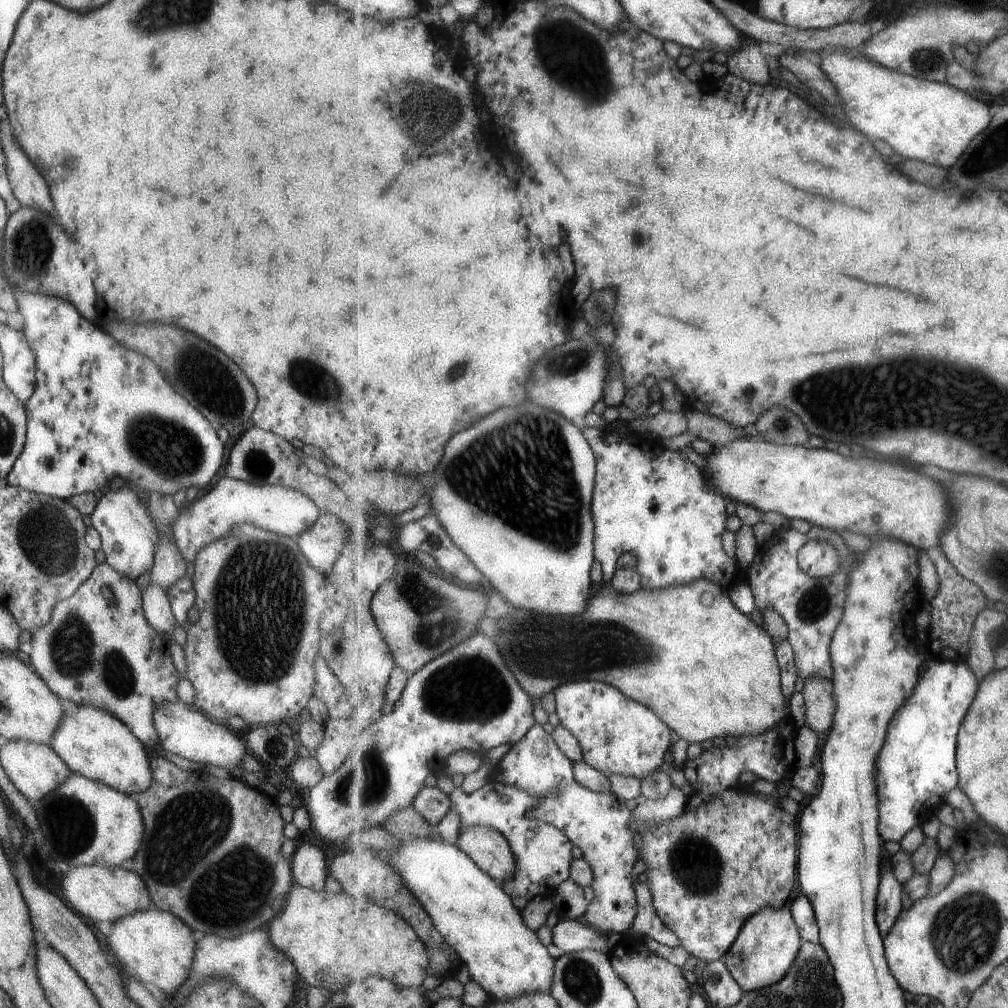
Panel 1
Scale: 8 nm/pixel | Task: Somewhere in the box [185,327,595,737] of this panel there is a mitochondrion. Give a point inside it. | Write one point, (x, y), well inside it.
(478, 474)

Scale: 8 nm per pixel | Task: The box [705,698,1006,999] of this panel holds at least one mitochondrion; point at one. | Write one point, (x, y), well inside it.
(965, 934)

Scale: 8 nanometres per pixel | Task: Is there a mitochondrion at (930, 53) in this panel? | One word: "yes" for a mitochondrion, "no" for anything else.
yes

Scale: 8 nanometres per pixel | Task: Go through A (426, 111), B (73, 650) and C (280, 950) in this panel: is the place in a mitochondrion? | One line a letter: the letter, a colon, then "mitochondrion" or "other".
A: mitochondrion
B: mitochondrion
C: other

